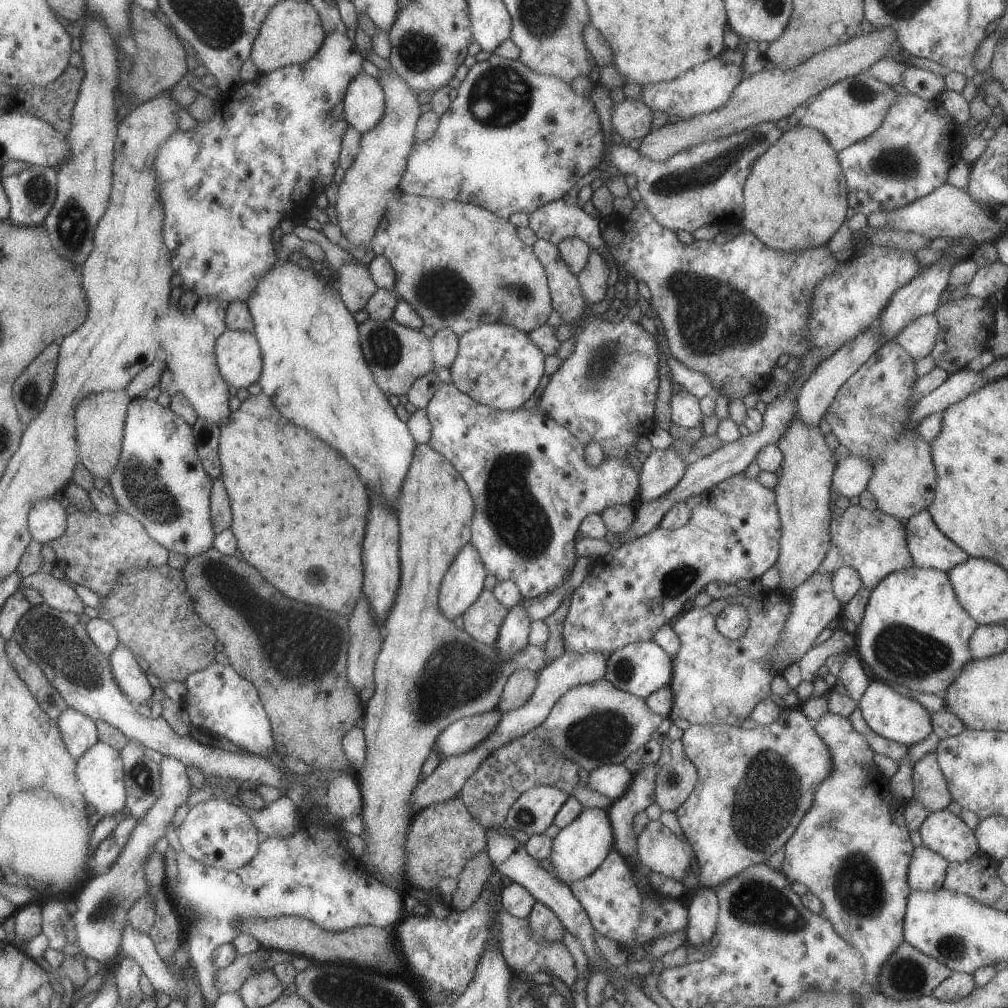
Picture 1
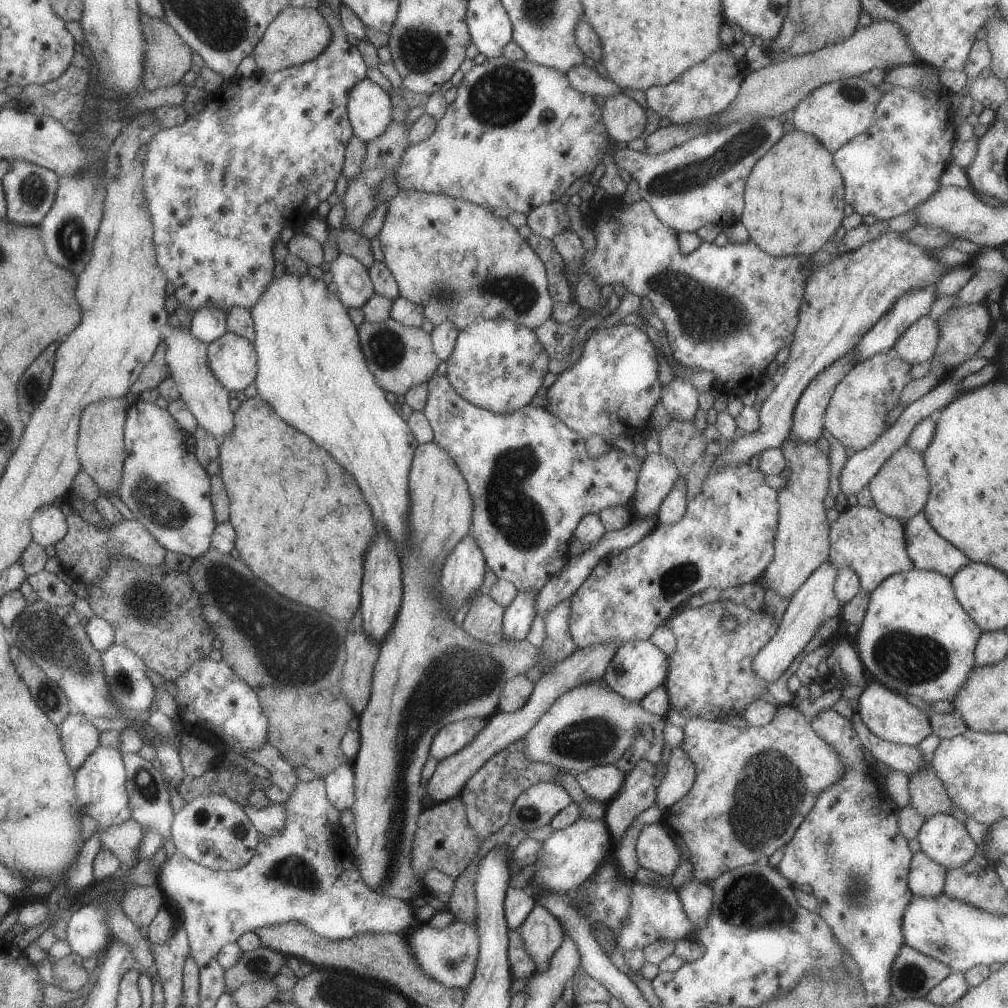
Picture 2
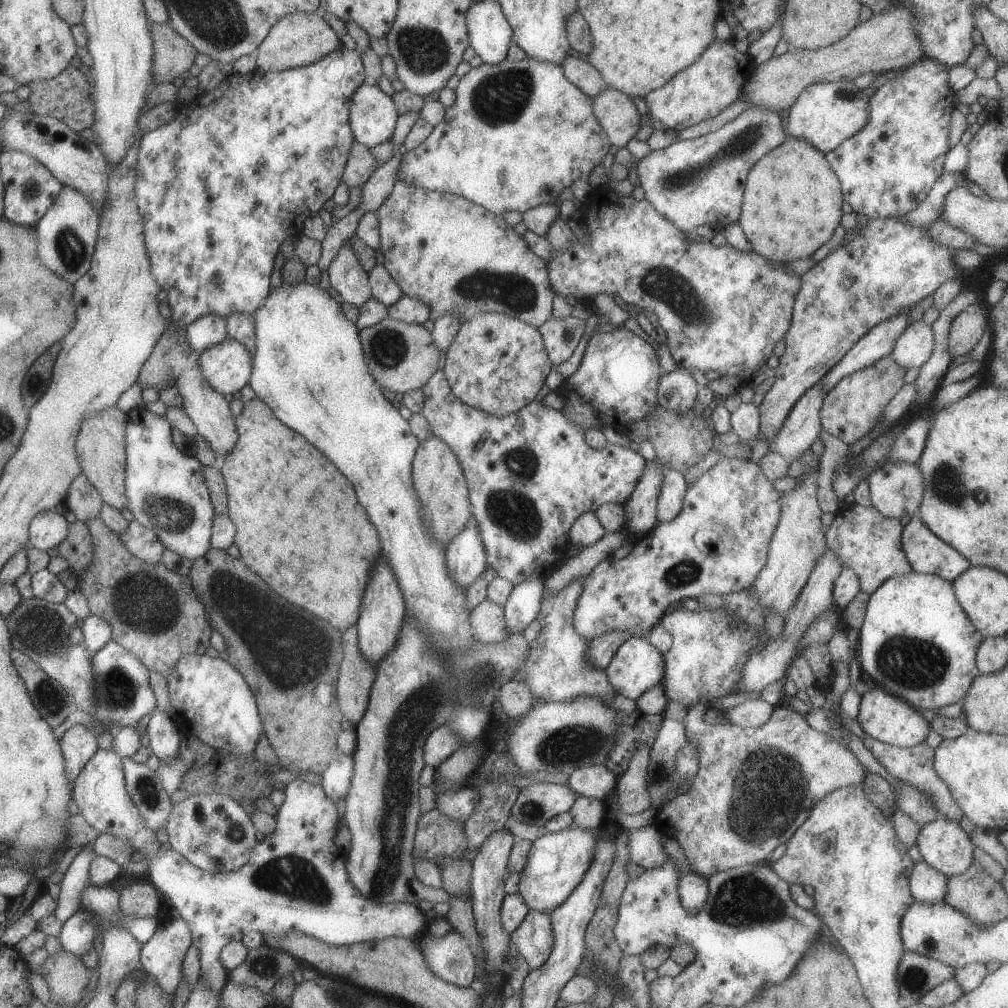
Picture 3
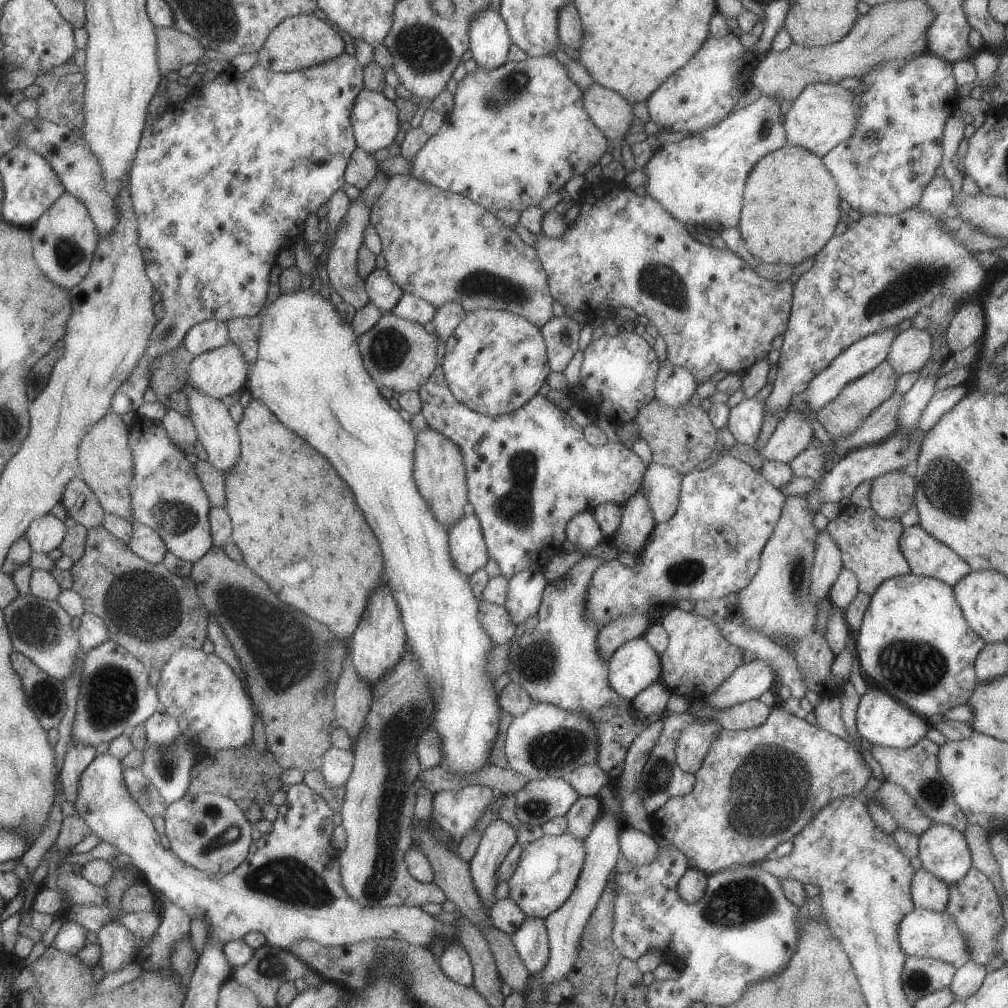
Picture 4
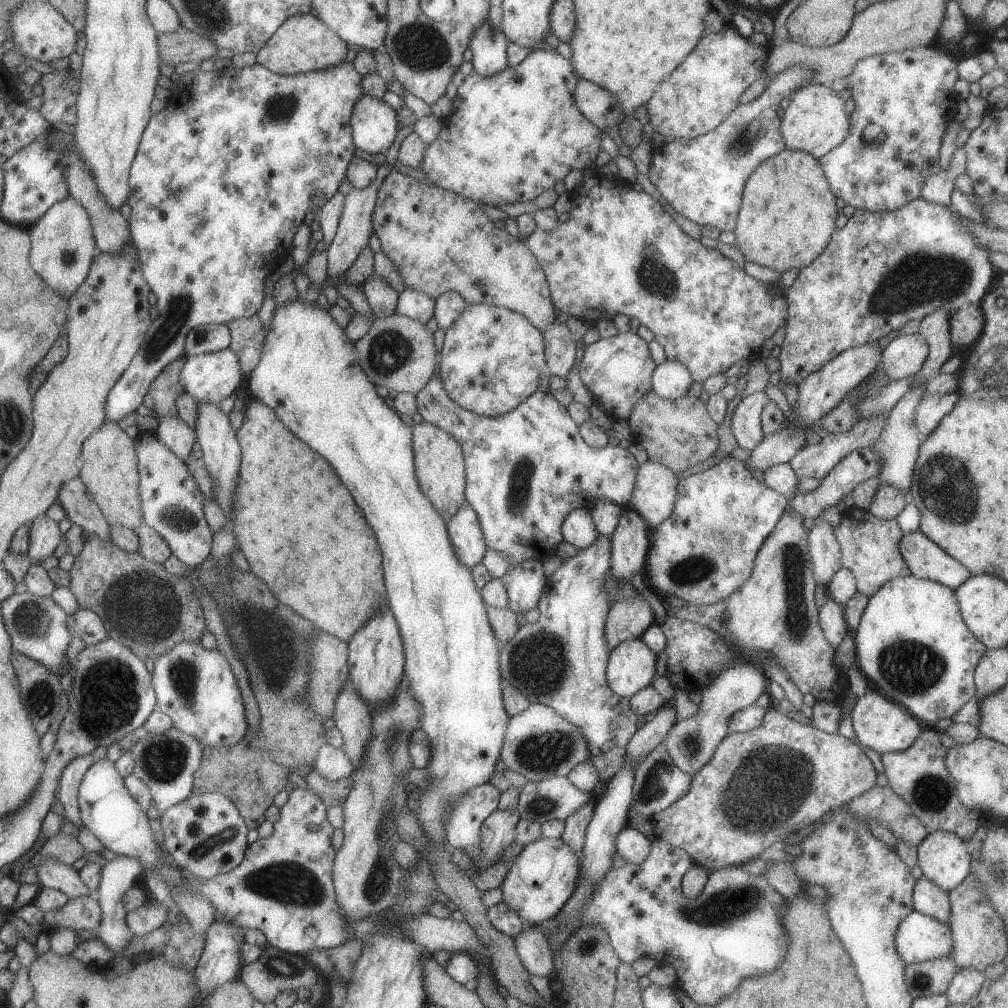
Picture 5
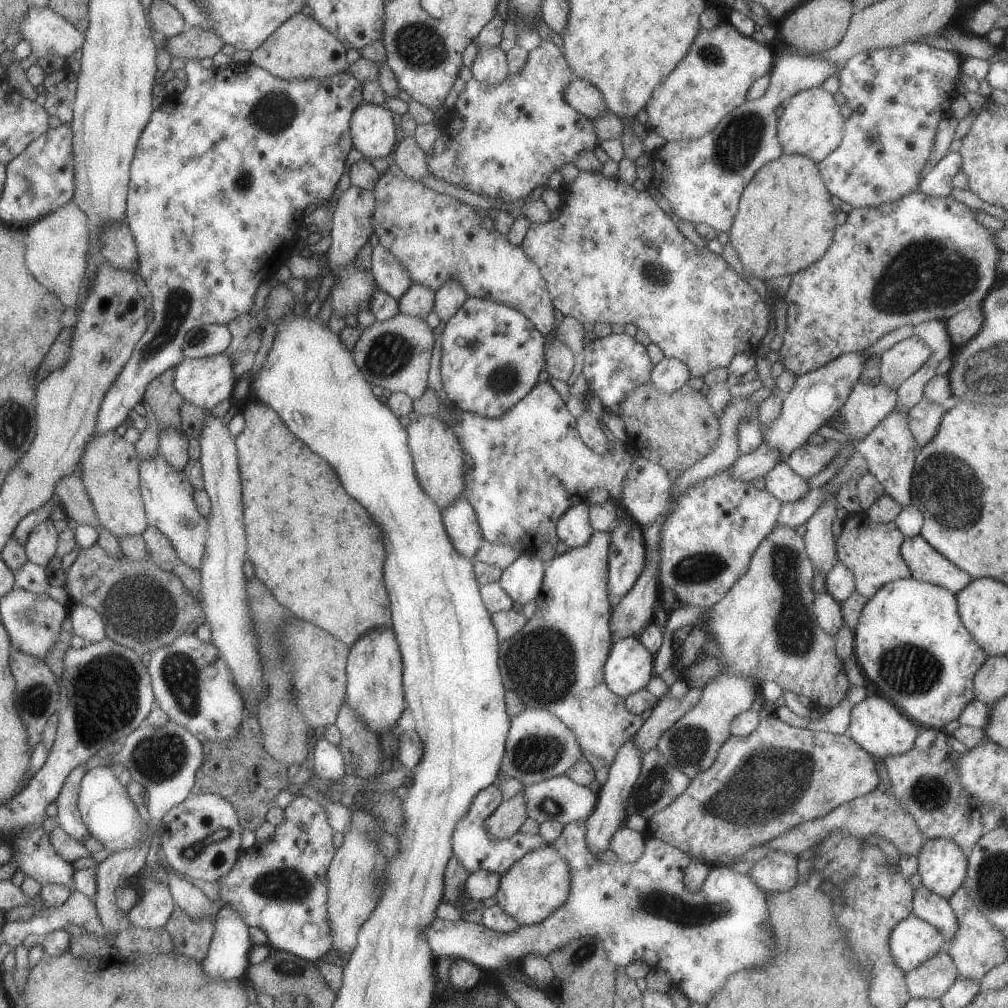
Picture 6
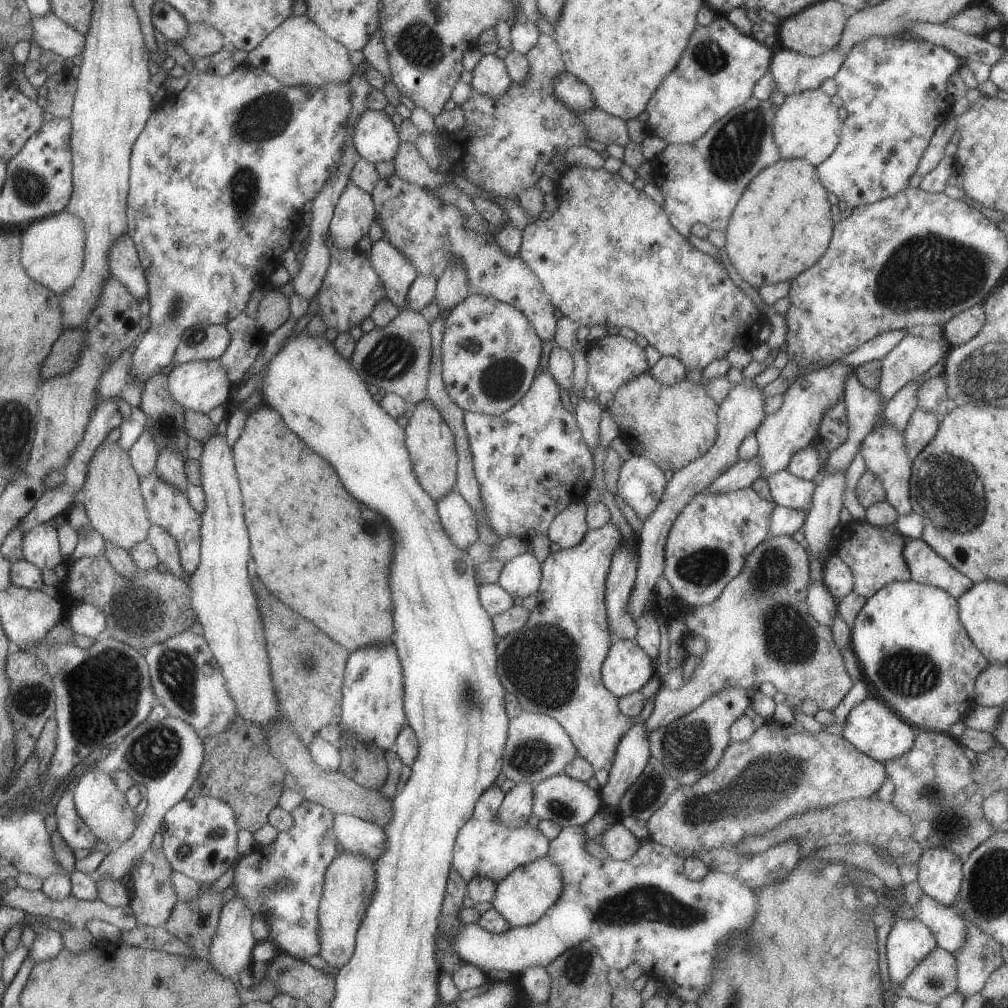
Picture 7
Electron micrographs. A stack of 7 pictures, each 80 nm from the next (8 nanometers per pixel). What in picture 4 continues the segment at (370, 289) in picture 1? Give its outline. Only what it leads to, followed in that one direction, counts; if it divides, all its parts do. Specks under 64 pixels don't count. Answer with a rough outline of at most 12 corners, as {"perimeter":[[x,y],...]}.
{"perimeter":[[361,196],[349,202],[326,256],[331,291],[368,303],[358,250],[370,222]]}

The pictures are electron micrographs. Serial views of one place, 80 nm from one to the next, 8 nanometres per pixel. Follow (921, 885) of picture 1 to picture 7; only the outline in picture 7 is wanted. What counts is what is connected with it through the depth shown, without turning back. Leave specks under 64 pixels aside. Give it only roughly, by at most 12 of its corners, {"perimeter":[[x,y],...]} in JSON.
{"perimeter":[[926,894],[912,906],[935,944],[955,954],[967,936],[964,919]]}

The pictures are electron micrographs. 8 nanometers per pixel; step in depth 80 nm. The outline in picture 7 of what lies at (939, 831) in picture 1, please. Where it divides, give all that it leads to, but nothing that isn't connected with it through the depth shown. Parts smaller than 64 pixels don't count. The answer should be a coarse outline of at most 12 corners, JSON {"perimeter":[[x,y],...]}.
{"perimeter":[[929,847],[917,859],[922,893],[952,906],[962,881],[962,860]]}

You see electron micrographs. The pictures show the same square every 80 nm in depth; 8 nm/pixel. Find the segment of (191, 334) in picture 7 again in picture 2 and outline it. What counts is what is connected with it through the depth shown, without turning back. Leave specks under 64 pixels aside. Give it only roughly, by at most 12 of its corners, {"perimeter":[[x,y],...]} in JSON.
{"perimeter":[[200,306],[188,328],[209,344],[227,331],[226,313]]}

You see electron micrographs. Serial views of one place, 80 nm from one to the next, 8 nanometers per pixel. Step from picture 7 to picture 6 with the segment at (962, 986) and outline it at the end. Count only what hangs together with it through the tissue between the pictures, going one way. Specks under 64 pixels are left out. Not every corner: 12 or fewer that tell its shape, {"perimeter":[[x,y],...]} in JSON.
{"perimeter":[[966,888],[947,899],[957,926],[945,951],[979,982],[1006,961],[1005,938]]}

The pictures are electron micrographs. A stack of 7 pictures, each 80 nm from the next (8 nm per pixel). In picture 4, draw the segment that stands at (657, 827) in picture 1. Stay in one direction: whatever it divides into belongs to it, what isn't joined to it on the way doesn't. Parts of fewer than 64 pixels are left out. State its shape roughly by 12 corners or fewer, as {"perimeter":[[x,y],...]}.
{"perimeter":[[622,826],[620,854],[634,867],[660,852],[651,835]]}

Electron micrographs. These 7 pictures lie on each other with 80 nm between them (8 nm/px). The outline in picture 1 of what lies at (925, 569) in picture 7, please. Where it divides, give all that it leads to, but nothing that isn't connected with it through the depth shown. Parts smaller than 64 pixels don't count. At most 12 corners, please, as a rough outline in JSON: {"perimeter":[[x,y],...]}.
{"perimeter":[[927,509],[904,527],[916,567],[947,572],[968,557]]}

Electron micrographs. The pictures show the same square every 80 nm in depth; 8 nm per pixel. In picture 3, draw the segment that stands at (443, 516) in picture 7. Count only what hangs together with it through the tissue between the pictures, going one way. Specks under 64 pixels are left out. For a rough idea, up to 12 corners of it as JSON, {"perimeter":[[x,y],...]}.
{"perimeter":[[472,516],[448,542],[447,576],[466,592],[488,565]]}

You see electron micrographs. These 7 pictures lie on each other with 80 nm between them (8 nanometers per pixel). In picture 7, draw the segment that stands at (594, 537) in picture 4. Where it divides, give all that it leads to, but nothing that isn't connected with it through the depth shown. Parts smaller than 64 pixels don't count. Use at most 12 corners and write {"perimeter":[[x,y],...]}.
{"perimeter":[[577,500],[553,517],[546,535],[561,549],[583,540],[586,504]]}

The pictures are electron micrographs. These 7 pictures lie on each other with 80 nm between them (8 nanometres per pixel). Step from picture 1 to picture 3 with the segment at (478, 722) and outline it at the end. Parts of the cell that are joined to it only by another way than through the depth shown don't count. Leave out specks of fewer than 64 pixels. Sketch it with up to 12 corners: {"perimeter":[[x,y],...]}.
{"perimeter":[[447,725],[425,739],[424,763],[436,769],[461,744]]}

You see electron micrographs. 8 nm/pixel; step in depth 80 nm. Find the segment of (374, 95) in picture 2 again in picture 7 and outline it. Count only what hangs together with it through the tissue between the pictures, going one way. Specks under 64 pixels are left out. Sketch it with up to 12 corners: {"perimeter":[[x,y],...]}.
{"perimeter":[[365,109],[352,145],[374,165],[393,160],[398,131],[389,109]]}

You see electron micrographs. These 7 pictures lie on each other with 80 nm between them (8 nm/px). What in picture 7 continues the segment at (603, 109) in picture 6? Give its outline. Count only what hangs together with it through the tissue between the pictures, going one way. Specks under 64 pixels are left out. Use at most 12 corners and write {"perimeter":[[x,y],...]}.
{"perimeter":[[565,70],[554,78],[556,98],[574,112],[596,108],[591,89]]}

